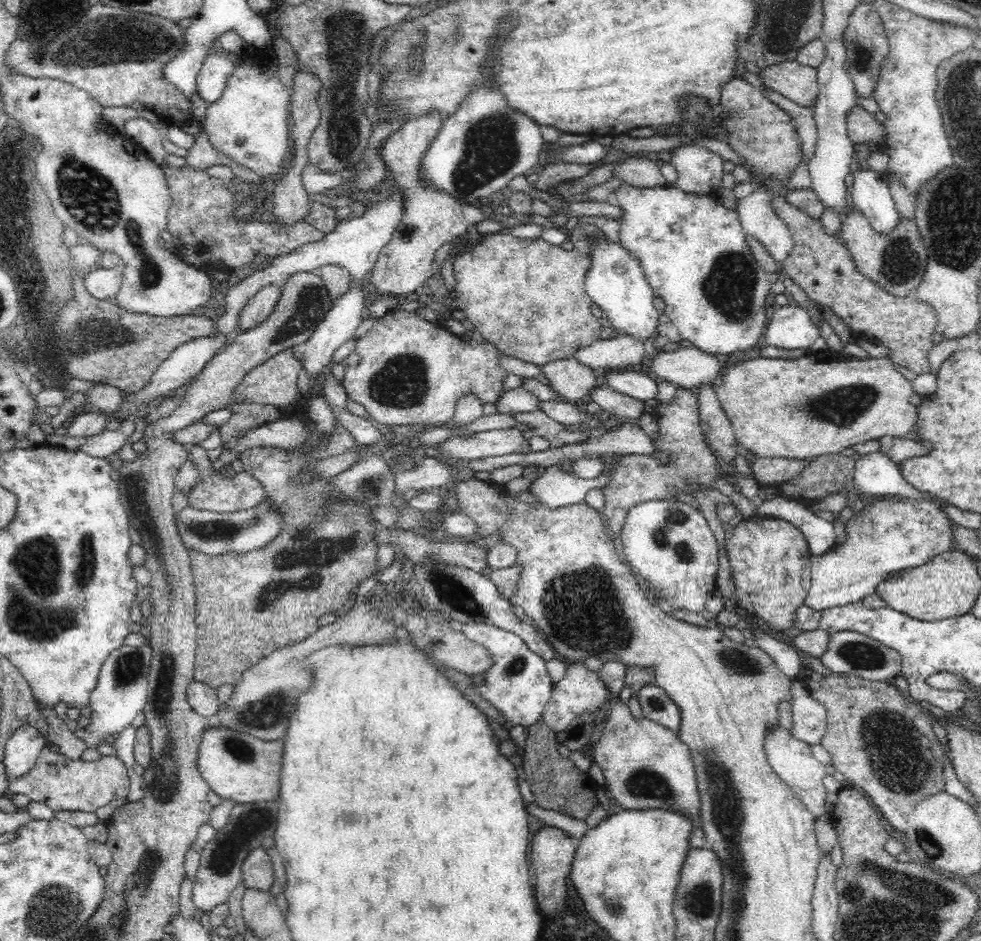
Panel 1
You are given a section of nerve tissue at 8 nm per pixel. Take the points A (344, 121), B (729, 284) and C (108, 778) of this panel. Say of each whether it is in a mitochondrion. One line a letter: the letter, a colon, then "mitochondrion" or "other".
A: mitochondrion
B: mitochondrion
C: other

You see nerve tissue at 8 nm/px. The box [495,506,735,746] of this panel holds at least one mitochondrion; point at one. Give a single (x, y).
(582, 608)

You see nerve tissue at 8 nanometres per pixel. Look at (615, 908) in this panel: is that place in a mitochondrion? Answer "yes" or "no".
no

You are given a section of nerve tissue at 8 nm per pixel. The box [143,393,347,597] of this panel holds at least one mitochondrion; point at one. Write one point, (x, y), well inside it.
(213, 532)

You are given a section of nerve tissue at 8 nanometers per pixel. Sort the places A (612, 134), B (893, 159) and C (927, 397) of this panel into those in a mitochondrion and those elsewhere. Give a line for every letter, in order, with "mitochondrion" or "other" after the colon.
A: other
B: other
C: other

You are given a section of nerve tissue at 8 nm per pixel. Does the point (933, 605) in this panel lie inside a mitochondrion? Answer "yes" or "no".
no

